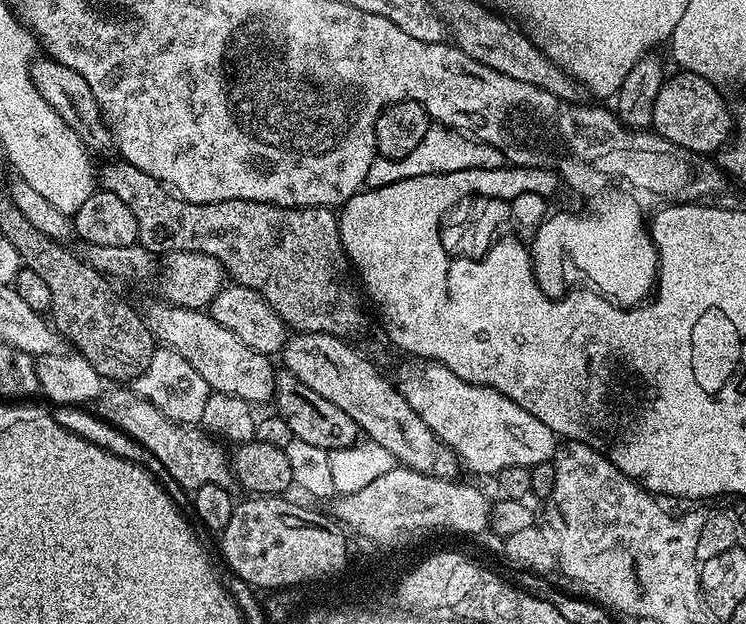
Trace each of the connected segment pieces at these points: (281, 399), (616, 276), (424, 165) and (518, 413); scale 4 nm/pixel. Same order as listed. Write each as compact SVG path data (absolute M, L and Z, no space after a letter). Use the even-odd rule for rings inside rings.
M280 370L274 376L274 408L275 415L281 416L290 426L293 437L302 443L327 450L344 448L357 443L361 435L360 427L346 414L346 410L338 410L334 402L322 398L322 394L314 394L310 386L306 386L290 371Z
M600 200L593 208L585 212L560 212L549 215L540 227L535 229L530 247L532 273L543 292L553 298L565 295L564 259L568 259L586 279L591 287L622 308L637 307L653 295L658 283L658 253L652 242L652 236L646 227L646 216L632 200Z
M430 126L426 138L418 142L418 150L410 150L401 160L377 159L368 171L368 188L381 188L406 178L418 178L426 174L450 174L454 170L478 170L479 168L499 168L505 163L504 156L489 144L477 144L475 140L463 136L443 126Z
M417 363L417 368L404 372L404 381L398 384L401 395L413 410L430 426L430 430L456 455L465 469L480 476L495 477L506 466L532 468L553 459L558 447L558 437L538 422L534 414L526 414L518 402L506 398L493 388L471 384L454 374L444 364Z

